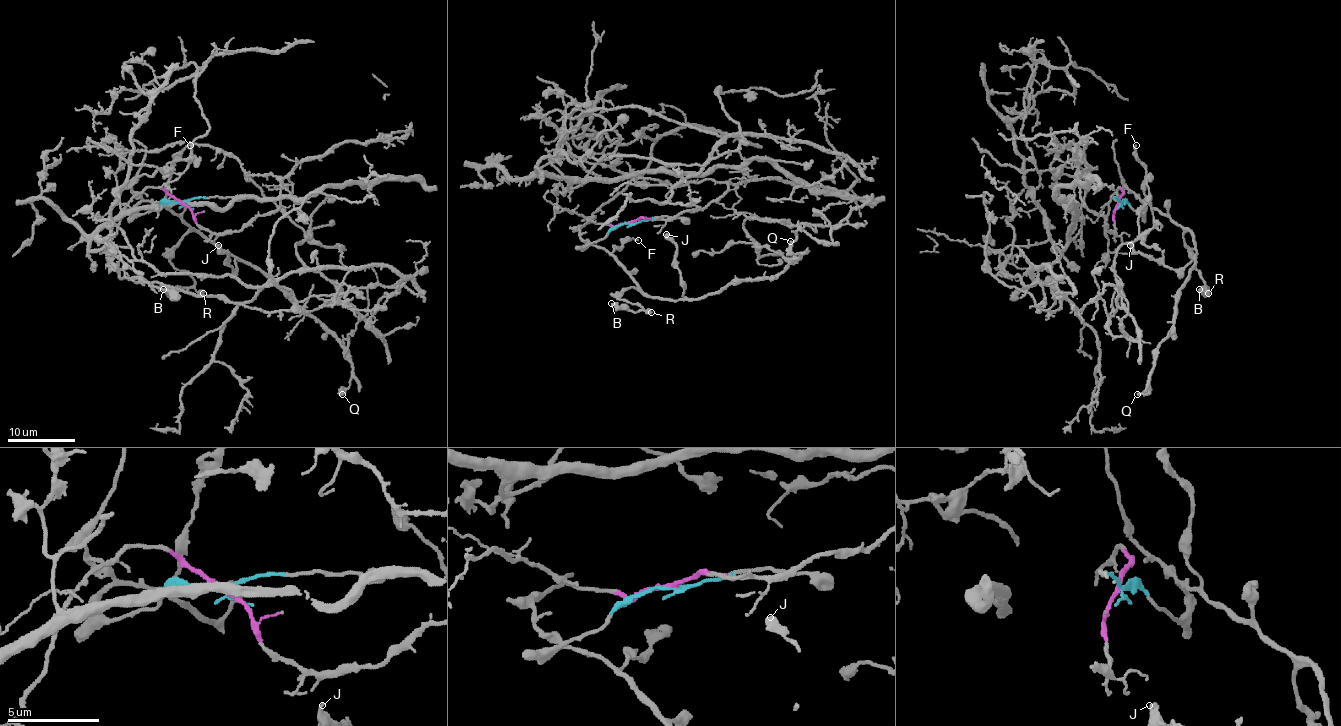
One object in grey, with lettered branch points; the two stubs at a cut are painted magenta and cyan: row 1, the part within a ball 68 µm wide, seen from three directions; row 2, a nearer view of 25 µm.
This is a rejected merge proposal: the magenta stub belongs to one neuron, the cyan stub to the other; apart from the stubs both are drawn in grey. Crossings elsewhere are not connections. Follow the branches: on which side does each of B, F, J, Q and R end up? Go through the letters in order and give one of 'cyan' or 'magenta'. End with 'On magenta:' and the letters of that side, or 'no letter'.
B: cyan
F: cyan
J: cyan
Q: cyan
R: cyan
On magenta: no letter

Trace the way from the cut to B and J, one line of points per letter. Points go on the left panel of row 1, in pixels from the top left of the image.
B: (182, 203), (165, 203), (146, 213), (136, 206), (155, 201), (188, 226), (170, 262), (193, 284), (163, 289)
J: (182, 203), (165, 203), (146, 213), (136, 209), (143, 201), (171, 209), (232, 255), (236, 268), (219, 245)

